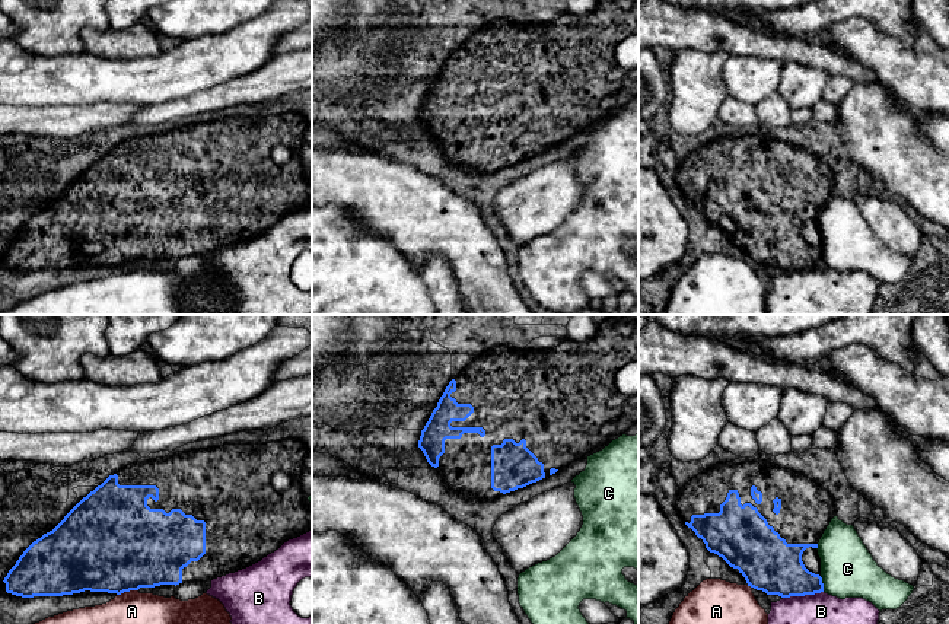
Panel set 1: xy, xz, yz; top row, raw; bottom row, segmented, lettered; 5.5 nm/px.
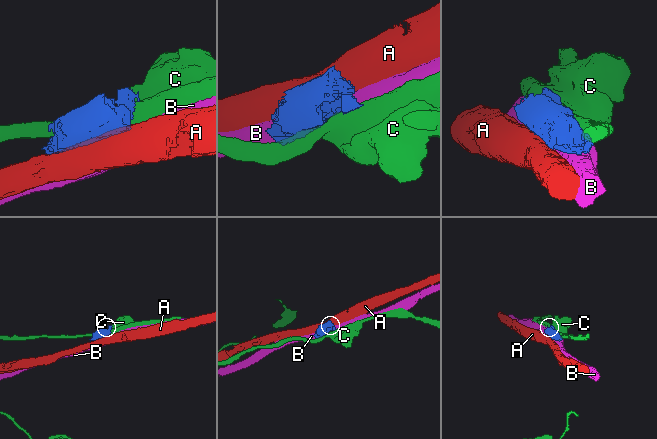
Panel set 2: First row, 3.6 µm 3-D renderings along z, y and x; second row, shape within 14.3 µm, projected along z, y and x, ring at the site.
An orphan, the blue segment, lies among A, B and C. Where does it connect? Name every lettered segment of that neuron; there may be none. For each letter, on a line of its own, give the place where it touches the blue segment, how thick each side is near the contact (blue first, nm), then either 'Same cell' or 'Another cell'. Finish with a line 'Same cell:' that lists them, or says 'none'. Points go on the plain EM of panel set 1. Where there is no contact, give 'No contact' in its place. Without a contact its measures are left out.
A: Touches blue at xy (127, 264). Thickness 500 nm (blue) against 460 nm. Another cell
B: Touches blue at yz (802, 268). Thickness 300 nm (blue) against 500 nm. Another cell
C: Touches blue at yz (822, 257). Thickness 260 nm (blue) against 300 nm. Another cell
Same cell: none

